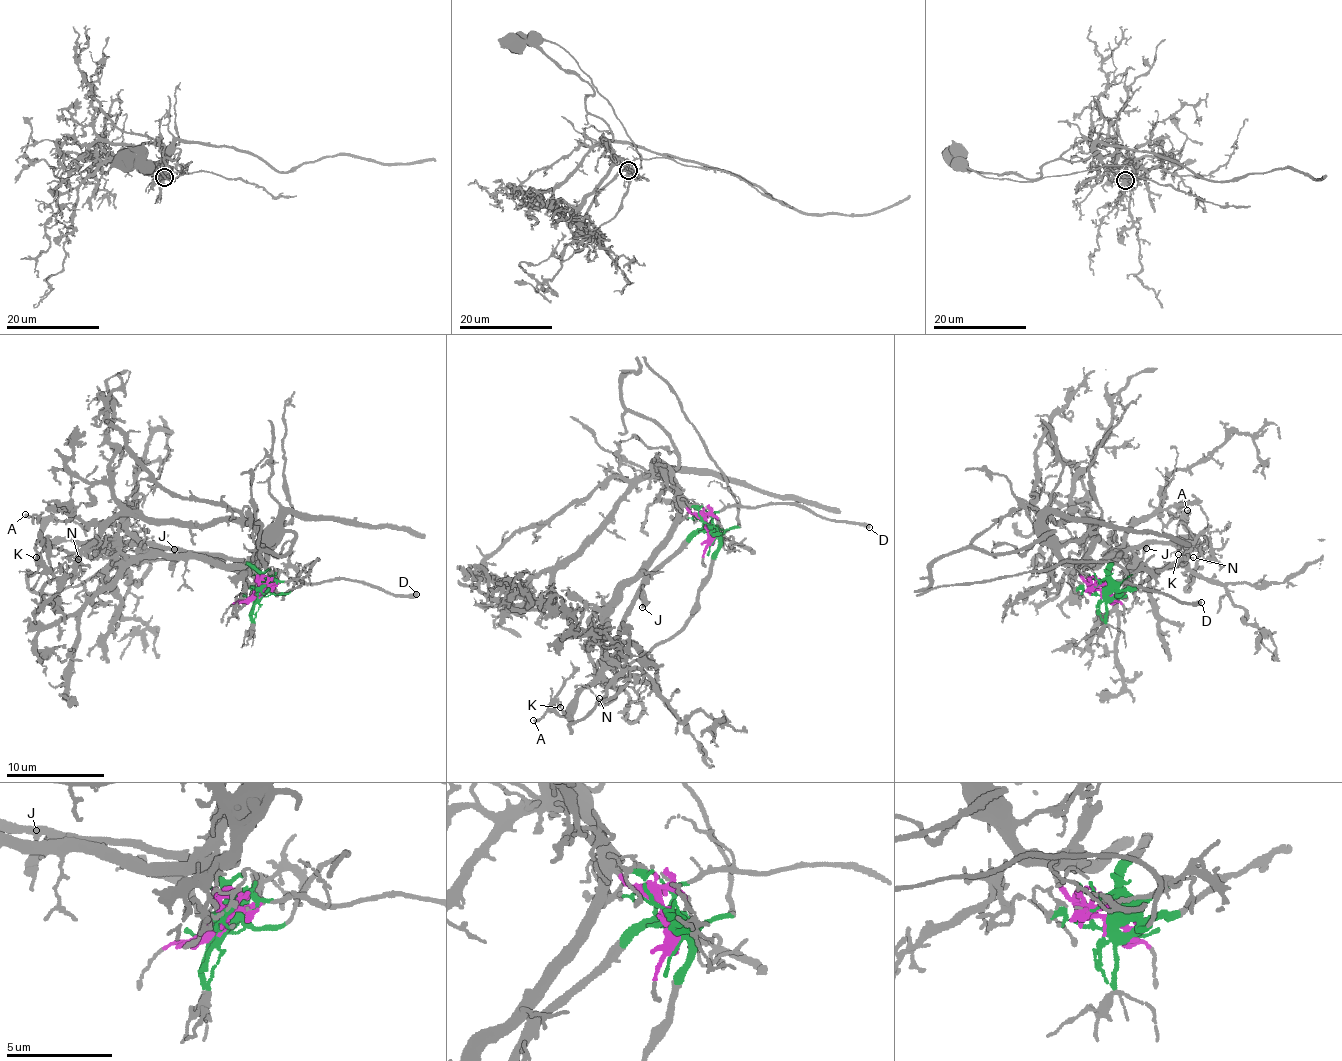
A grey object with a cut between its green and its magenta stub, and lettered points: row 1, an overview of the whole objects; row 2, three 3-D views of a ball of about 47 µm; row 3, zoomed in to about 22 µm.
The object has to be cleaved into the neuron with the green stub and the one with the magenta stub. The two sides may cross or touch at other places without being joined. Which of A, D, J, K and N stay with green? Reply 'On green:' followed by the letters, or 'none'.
On green: A, D, J, K, N

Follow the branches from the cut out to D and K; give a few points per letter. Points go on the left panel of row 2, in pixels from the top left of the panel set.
D: (260, 592), (260, 585), (277, 578), (301, 582), (355, 579), (395, 595), (417, 594)
K: (260, 592), (260, 575), (231, 557), (150, 544), (56, 541), (36, 558)

